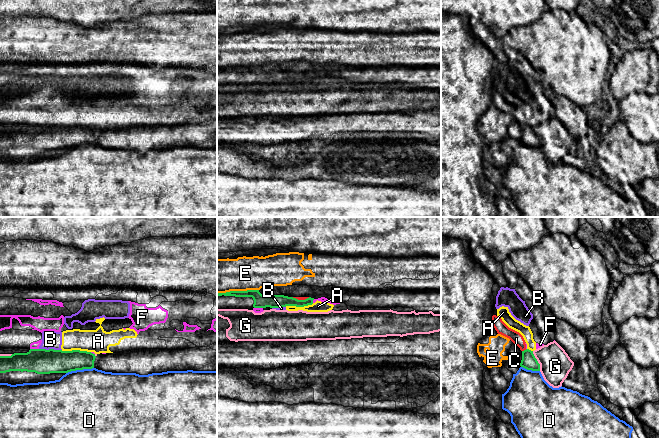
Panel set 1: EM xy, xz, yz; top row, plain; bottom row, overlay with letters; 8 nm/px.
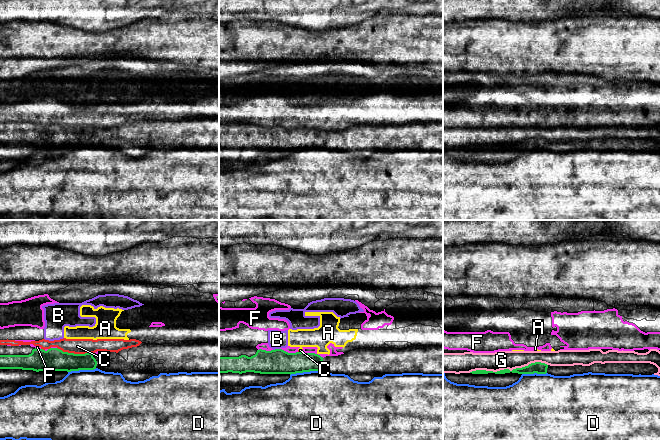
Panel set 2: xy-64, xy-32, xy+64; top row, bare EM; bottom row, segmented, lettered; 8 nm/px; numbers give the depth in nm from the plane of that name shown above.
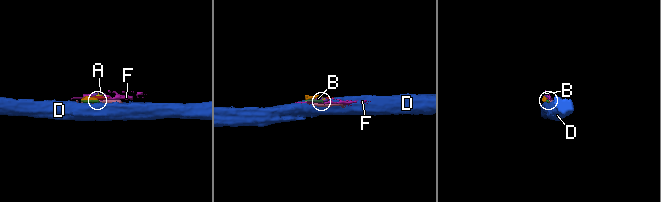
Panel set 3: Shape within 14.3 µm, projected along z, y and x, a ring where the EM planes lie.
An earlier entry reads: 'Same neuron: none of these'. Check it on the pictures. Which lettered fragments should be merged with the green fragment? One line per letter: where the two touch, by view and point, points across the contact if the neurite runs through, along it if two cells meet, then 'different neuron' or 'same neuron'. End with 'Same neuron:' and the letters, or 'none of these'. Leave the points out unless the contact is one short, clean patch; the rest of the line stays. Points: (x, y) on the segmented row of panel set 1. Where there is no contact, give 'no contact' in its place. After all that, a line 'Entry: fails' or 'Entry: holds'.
A: xy (76, 350) | along xy (61, 350), (86, 350), (90, 352) | different neuron
B: xy (50, 349) | along xy (39, 348), (61, 350) | different neuron
C: yz (524, 350) | along yz (526, 349), (522, 351) | different neuron
D: xy (79, 369) | along xy (93, 367), (71, 370), (66, 373) | different neuron
E: xz (237, 291) | different neuron
F: xy (34, 349) | along xy (30, 348), (38, 349) | different neuron
G: yz (537, 361) | different neuron
Same neuron: none of these
Entry: holds

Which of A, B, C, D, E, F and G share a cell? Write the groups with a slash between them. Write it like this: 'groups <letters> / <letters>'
groups A B C F / D / E / G

